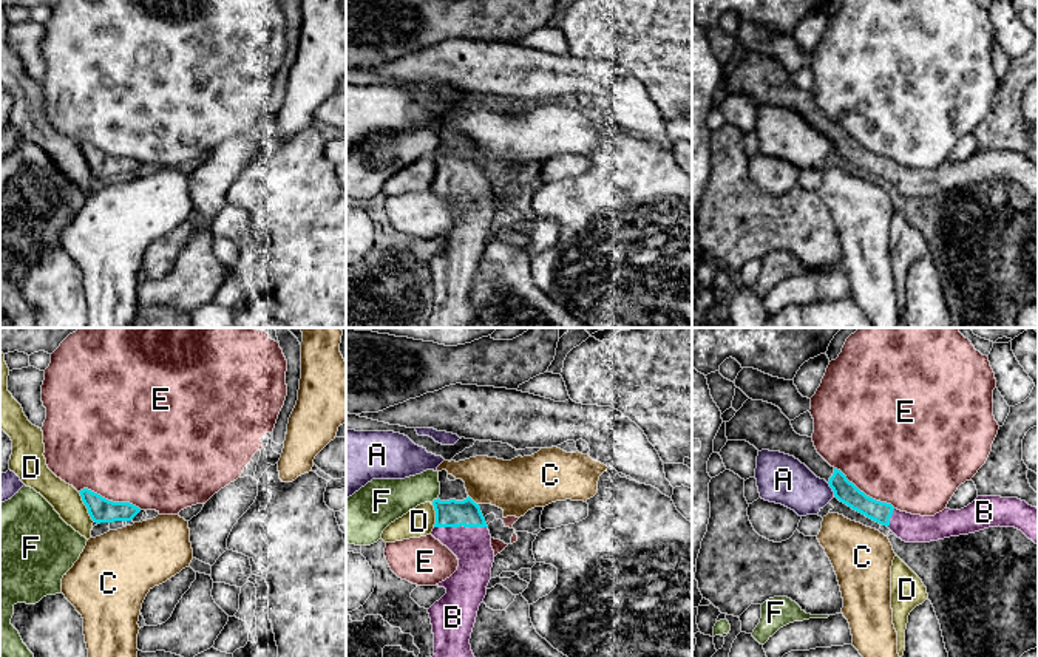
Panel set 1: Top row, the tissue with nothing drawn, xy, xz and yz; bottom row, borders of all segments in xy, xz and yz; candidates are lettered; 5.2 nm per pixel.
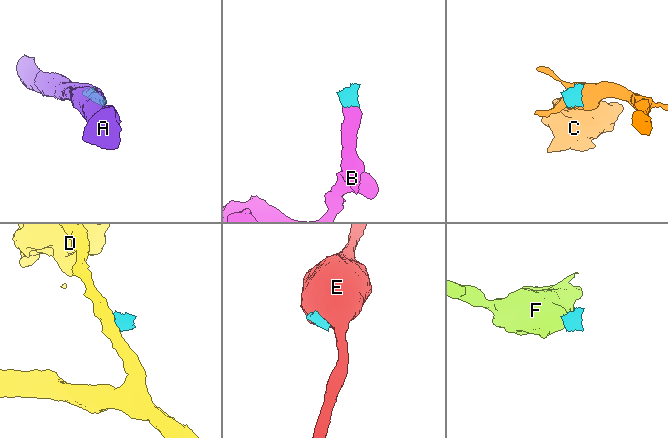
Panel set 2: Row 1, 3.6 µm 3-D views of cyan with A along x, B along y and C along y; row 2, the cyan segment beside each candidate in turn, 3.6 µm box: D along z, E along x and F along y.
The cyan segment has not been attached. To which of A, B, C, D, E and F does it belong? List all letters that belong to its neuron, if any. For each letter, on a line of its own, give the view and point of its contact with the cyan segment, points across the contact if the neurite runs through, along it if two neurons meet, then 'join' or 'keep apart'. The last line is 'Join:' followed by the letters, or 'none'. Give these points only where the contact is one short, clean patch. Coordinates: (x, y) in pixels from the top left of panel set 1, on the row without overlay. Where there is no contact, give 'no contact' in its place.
A: contact yz (831, 141); border yz (827, 136), (834, 149); keep apart
B: contact xz (461, 178); way xz (448, 167), (461, 178), (471, 200); join
C: contact xz (471, 153); border xz (468, 149), (478, 158); keep apart
D: contact xy (87, 161); border xy (78, 146), (94, 175); keep apart
E: contact xy (110, 155); keep apart
F: contact xz (434, 153); border xz (437, 150), (431, 156); keep apart
Join: B

